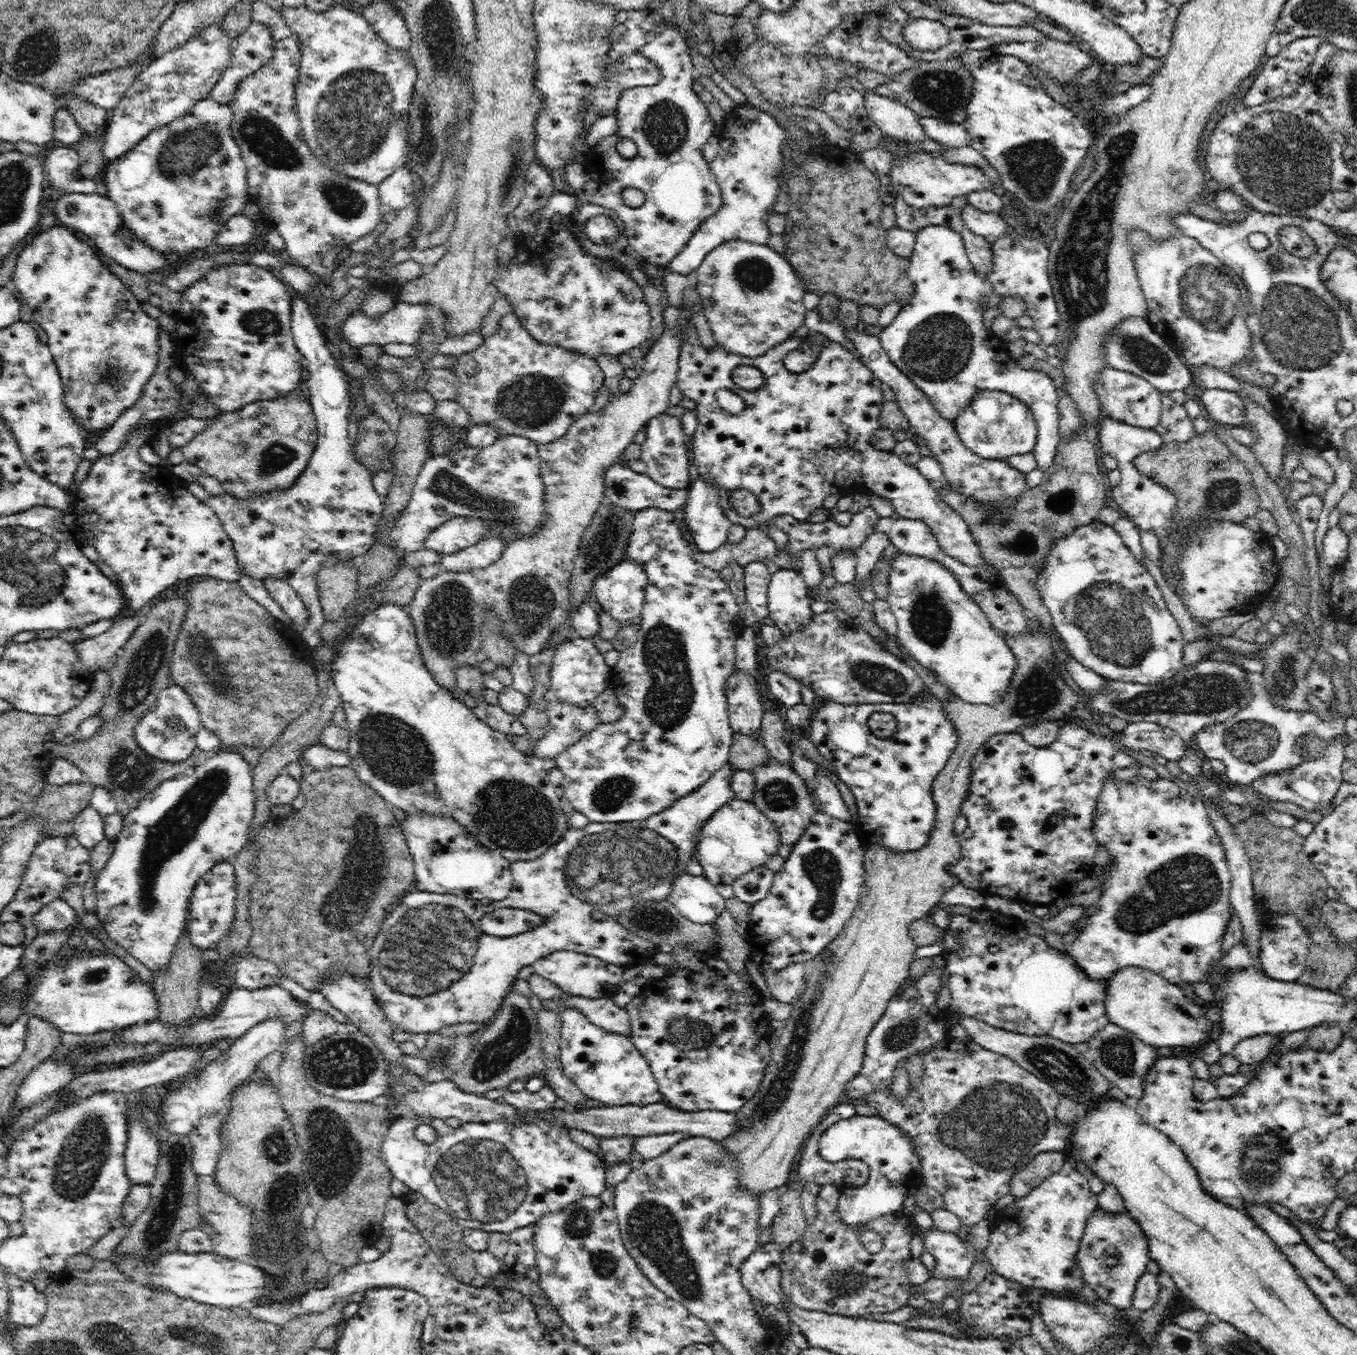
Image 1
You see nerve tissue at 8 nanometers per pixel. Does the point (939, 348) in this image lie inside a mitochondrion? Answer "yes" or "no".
yes

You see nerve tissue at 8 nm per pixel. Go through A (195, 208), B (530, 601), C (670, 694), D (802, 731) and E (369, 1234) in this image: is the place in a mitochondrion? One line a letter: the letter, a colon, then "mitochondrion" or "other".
A: other
B: mitochondrion
C: mitochondrion
D: other
E: other

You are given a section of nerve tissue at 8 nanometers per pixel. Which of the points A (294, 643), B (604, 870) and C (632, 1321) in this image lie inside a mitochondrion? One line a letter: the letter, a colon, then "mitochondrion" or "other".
A: other
B: mitochondrion
C: mitochondrion

